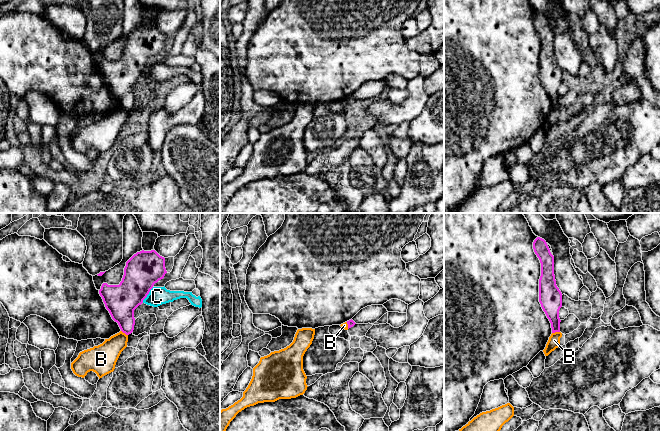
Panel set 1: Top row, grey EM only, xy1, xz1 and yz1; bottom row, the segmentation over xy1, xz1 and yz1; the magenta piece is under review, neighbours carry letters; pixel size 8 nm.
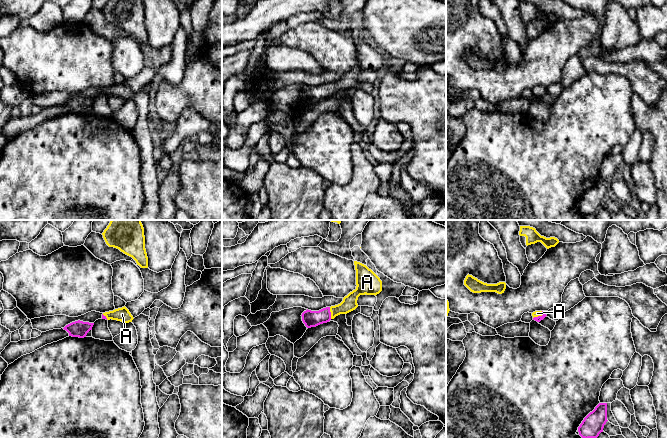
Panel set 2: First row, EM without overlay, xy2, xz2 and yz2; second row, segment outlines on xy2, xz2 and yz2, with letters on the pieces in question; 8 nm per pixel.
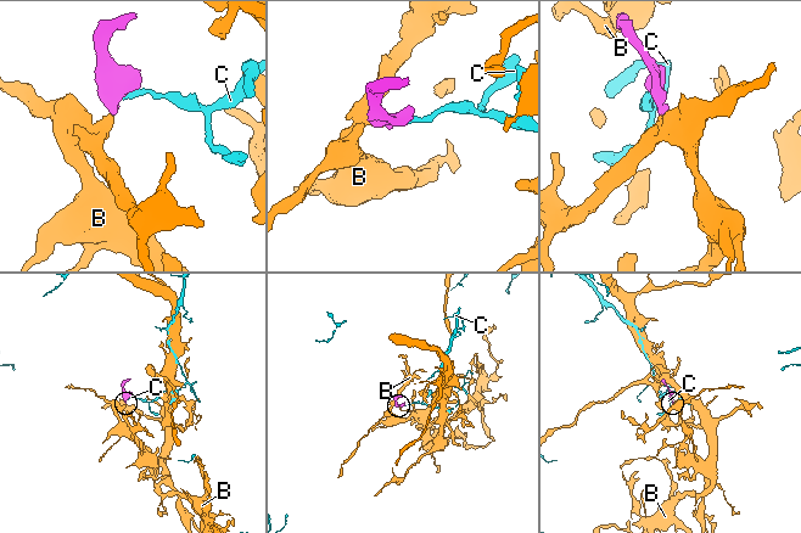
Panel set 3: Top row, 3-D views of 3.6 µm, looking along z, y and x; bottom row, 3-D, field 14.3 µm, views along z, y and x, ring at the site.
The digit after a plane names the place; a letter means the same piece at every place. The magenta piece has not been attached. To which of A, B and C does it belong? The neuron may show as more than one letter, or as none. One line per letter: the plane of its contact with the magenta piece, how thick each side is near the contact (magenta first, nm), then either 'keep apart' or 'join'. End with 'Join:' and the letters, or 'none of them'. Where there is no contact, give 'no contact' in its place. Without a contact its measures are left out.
A: meets magenta in xz2; 130 nm thick on the magenta side, 120 nm on the other; join
B: meets magenta in yz1; 180 nm thick on the magenta side, 100 nm on the other; keep apart
C: meets magenta in xy1; 280 nm thick on the magenta side, 150 nm on the other; keep apart
Join: A

